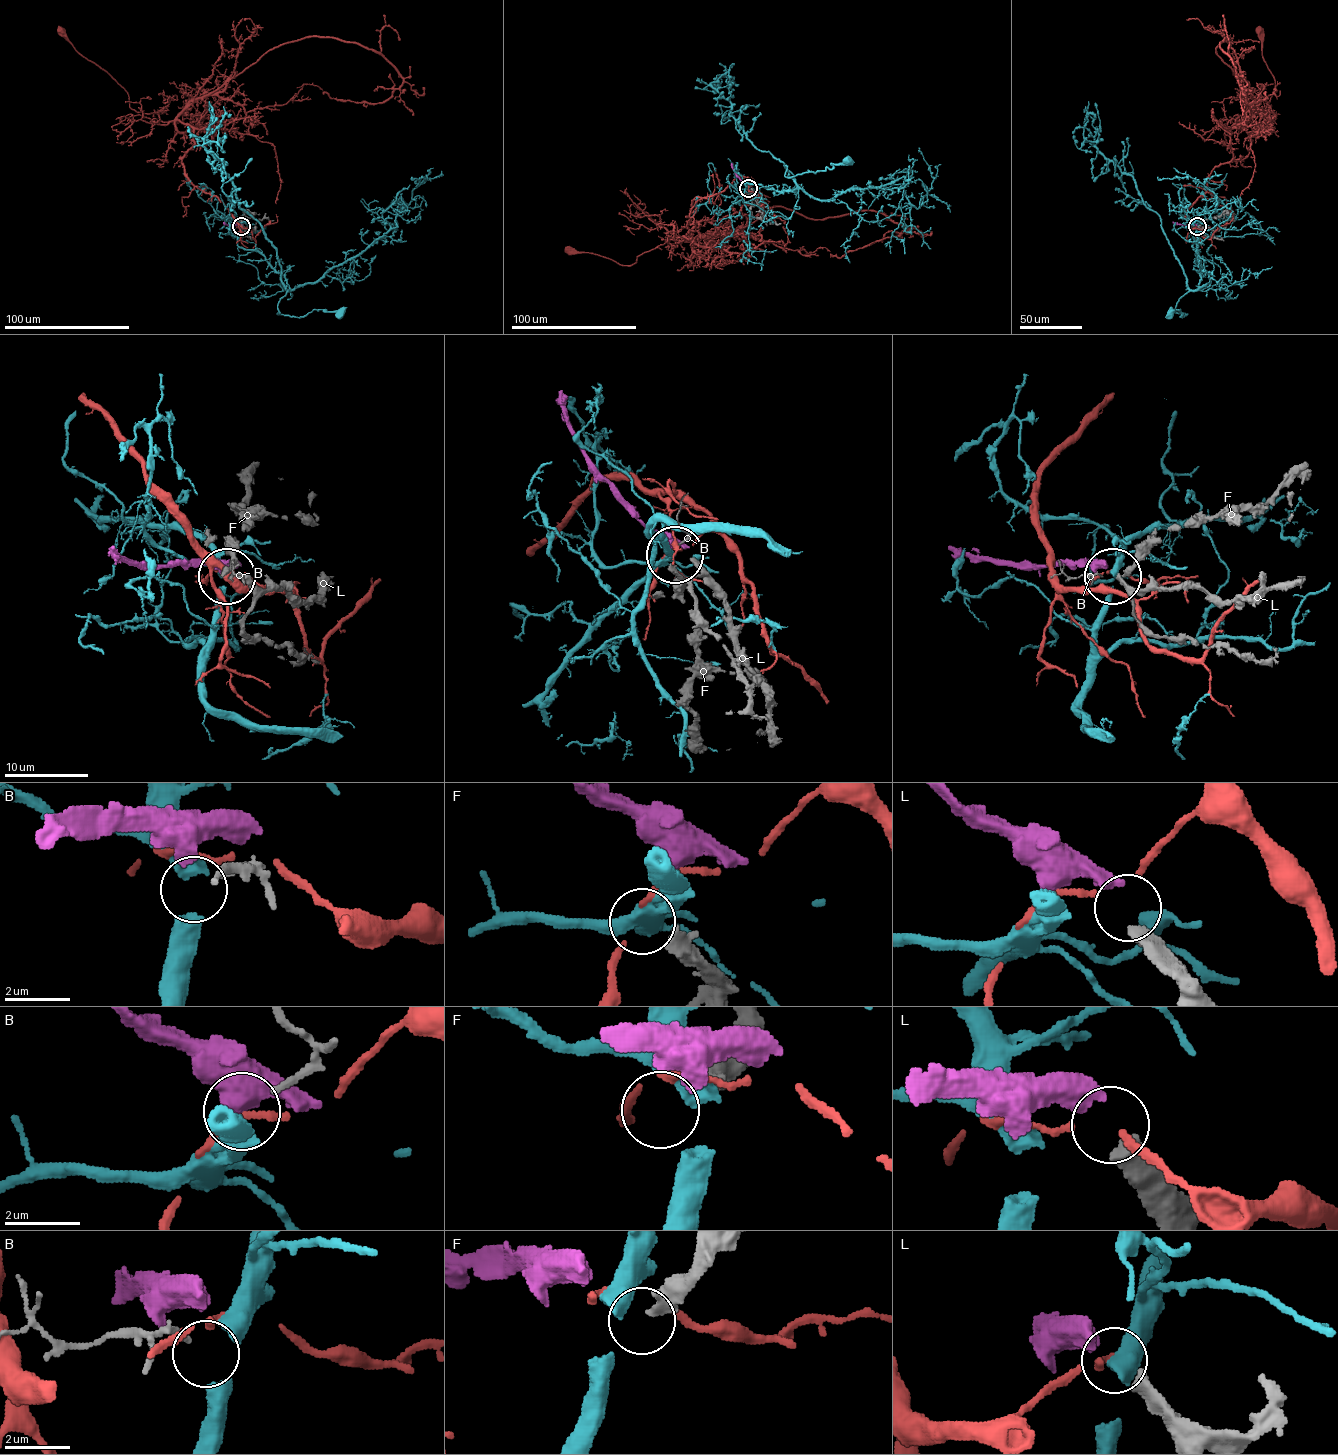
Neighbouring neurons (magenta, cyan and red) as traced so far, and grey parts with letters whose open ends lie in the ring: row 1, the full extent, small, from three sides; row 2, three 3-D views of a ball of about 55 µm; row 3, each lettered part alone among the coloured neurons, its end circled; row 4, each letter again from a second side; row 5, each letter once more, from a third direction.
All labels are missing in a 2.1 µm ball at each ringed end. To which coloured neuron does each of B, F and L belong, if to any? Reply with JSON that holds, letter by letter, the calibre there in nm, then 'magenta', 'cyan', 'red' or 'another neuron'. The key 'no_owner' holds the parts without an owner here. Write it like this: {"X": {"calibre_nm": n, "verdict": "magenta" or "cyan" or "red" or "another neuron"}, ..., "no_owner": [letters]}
{"B": {"calibre_nm": 160, "verdict": "cyan"}, "F": {"calibre_nm": 480, "verdict": "another neuron"}, "L": {"calibre_nm": 460, "verdict": "magenta"}, "no_owner": ["F"]}

